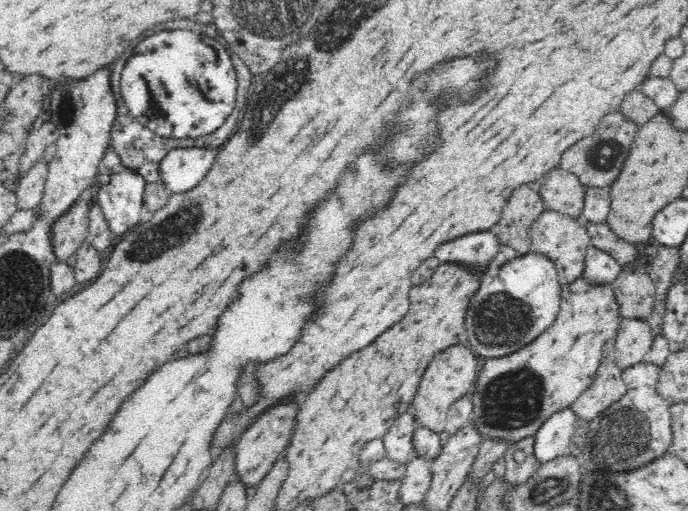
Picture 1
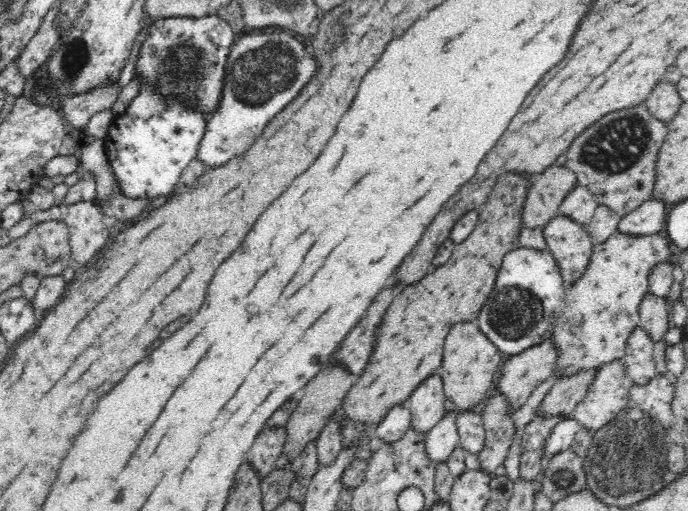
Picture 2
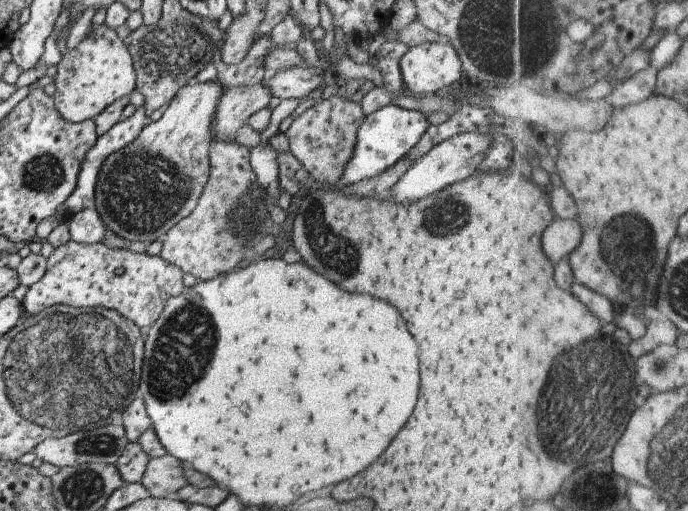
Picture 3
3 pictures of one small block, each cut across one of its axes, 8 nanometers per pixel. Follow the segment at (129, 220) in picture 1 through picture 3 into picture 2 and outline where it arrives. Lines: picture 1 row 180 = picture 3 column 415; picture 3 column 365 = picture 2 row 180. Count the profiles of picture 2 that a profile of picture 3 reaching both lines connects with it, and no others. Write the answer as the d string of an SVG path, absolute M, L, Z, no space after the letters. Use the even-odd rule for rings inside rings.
M148 84L131 101L124 115L117 116L105 137L107 157L120 192L130 200L154 200L160 196L172 196L173 188L178 187L182 171L195 159L197 146L205 131L204 115L188 111L182 102L165 100L153 92Z

